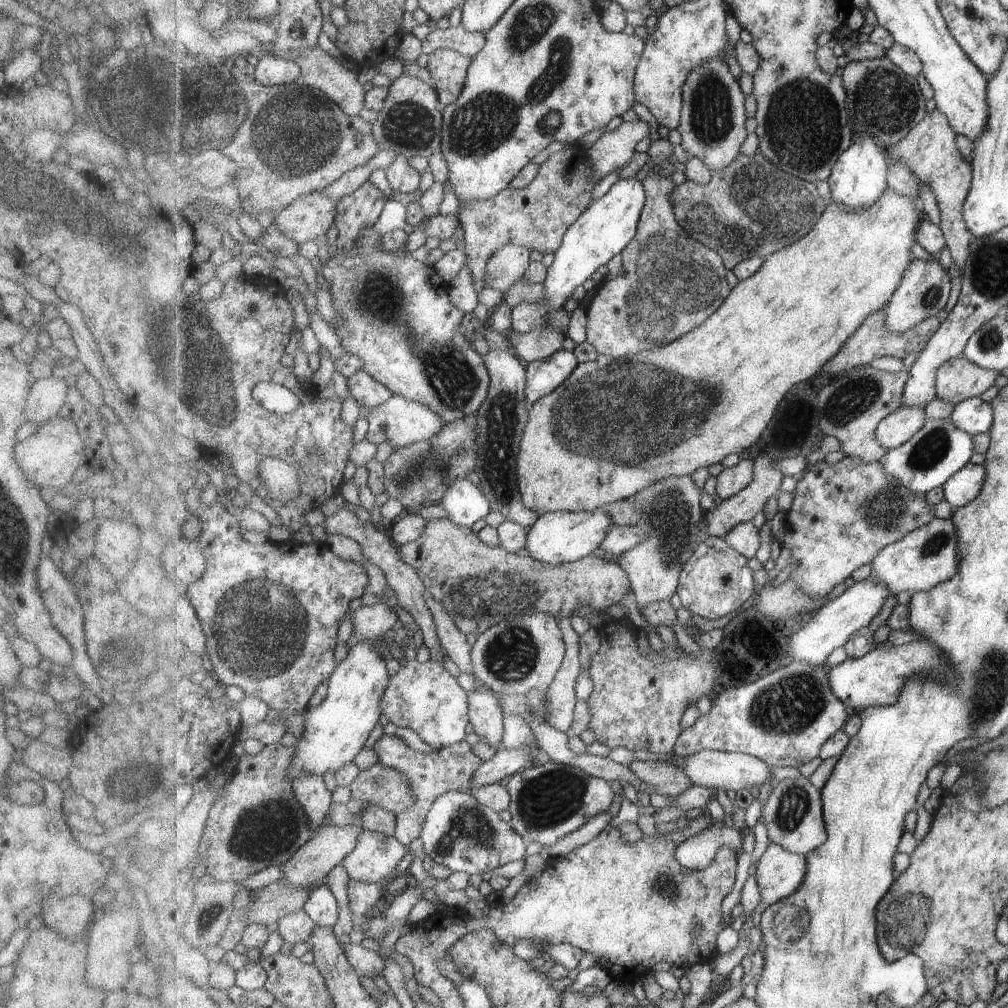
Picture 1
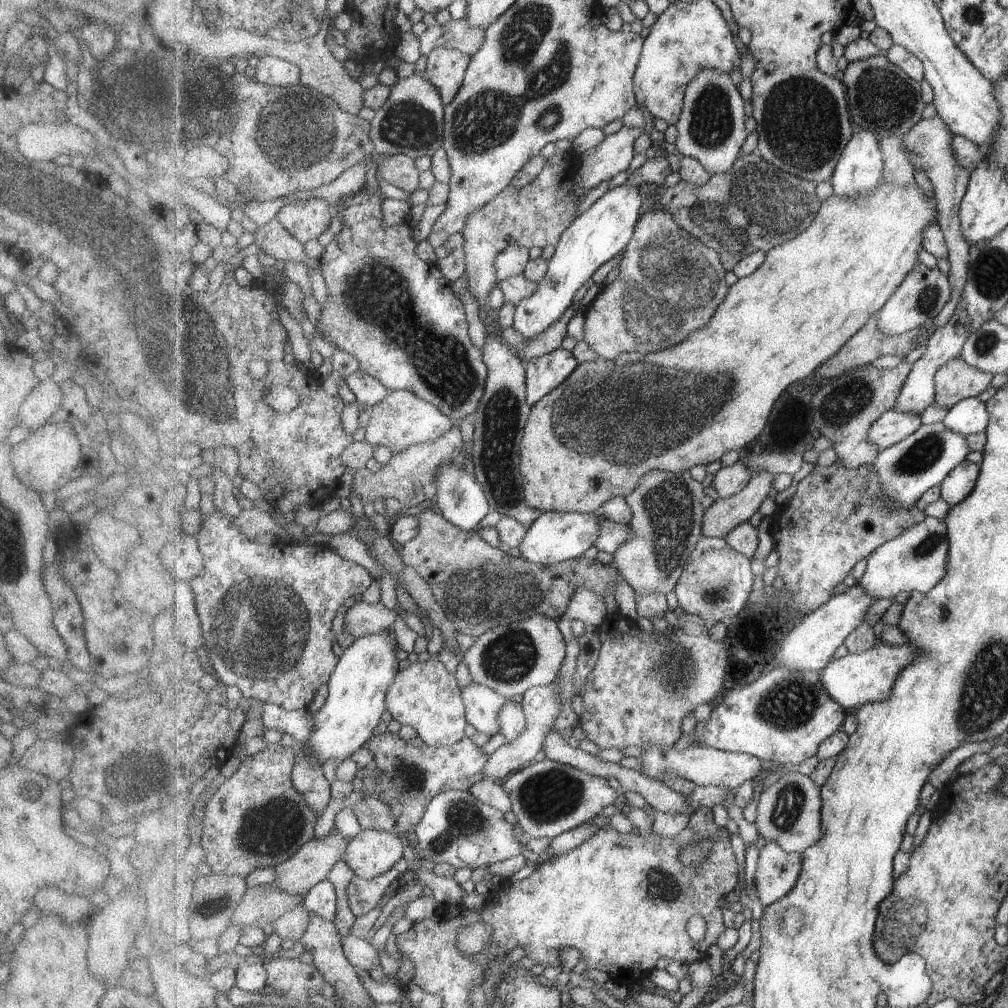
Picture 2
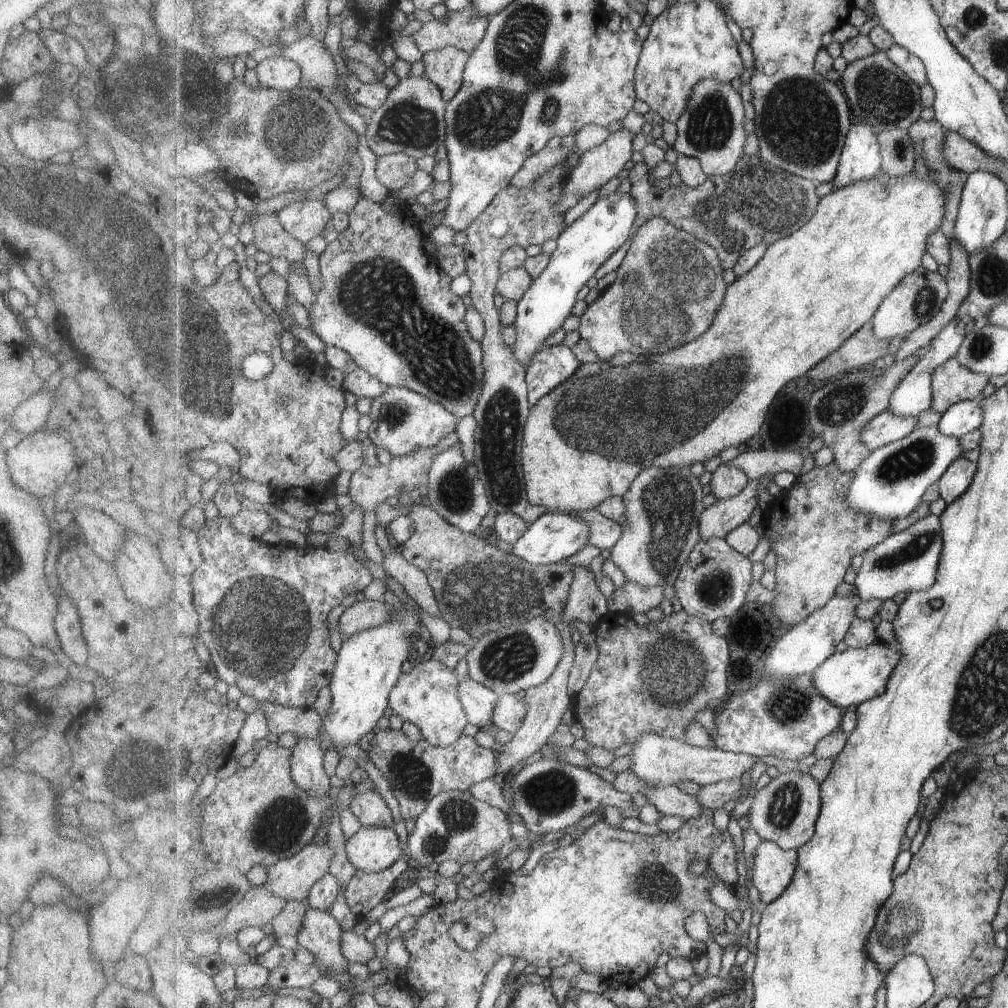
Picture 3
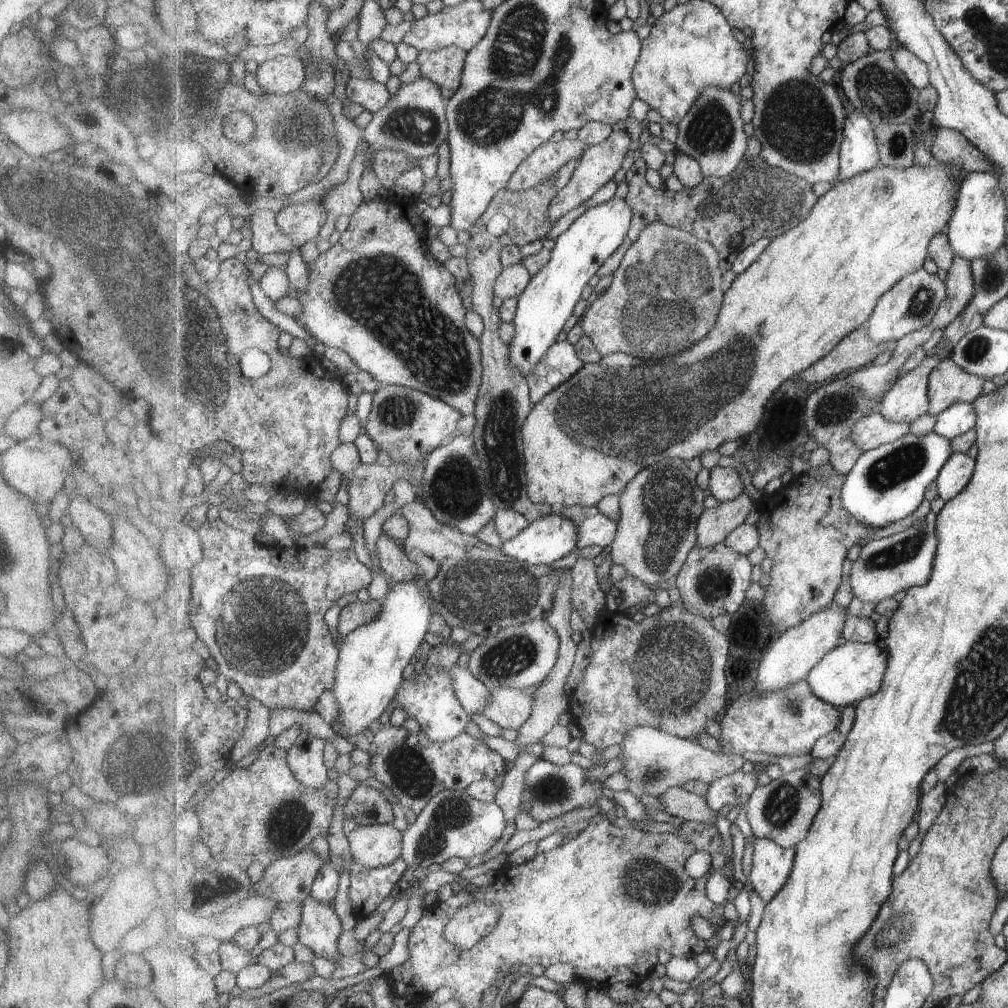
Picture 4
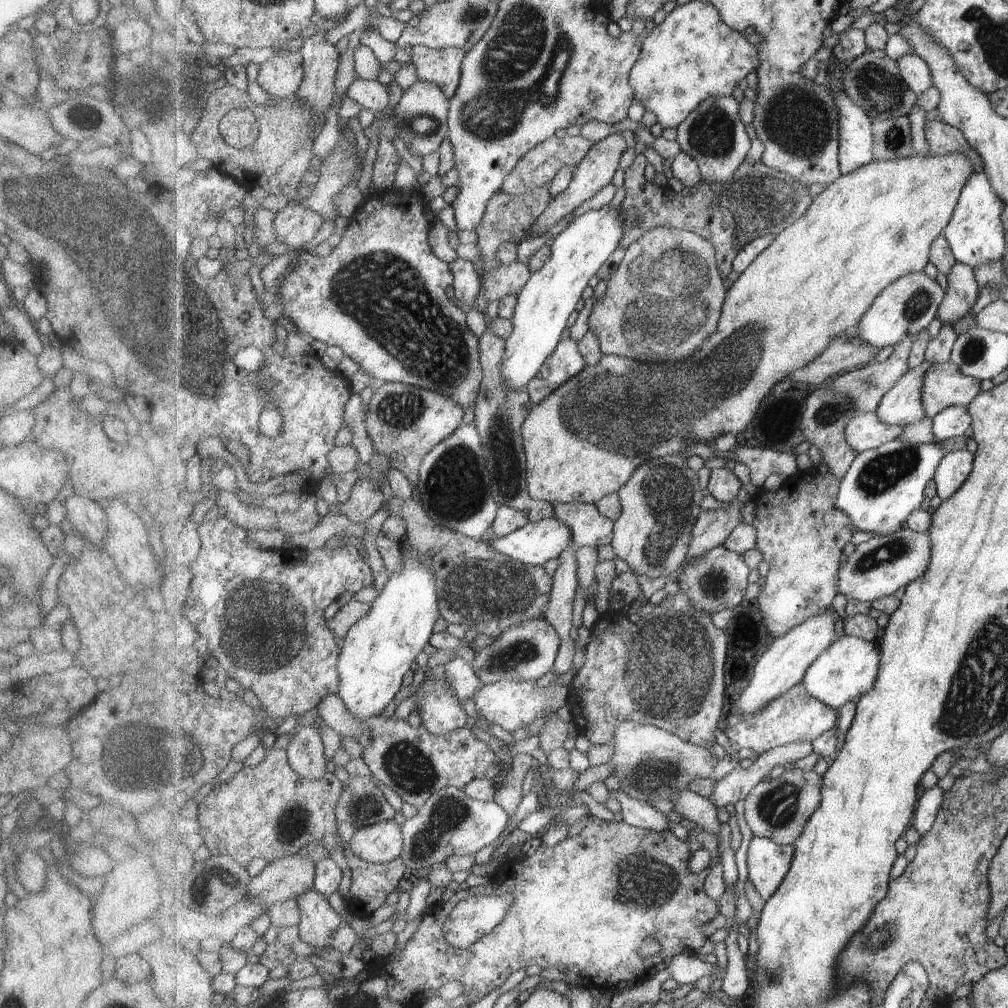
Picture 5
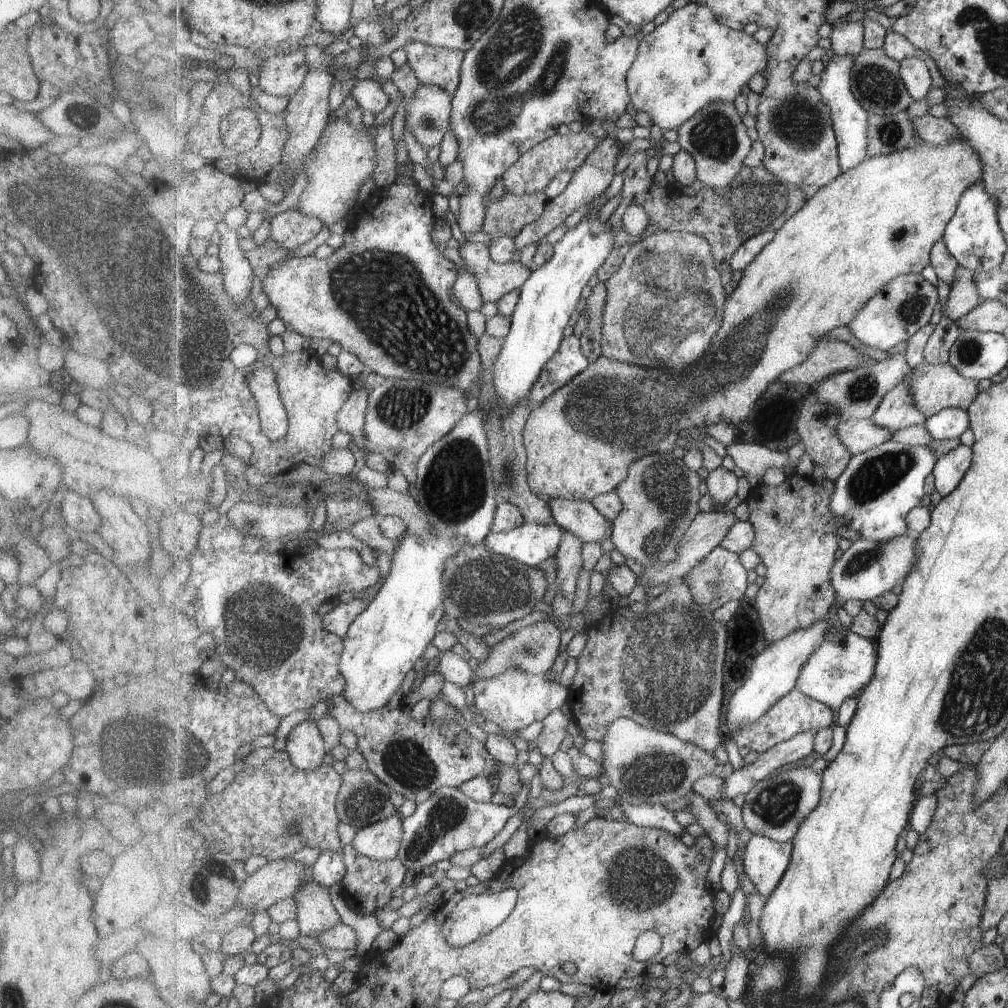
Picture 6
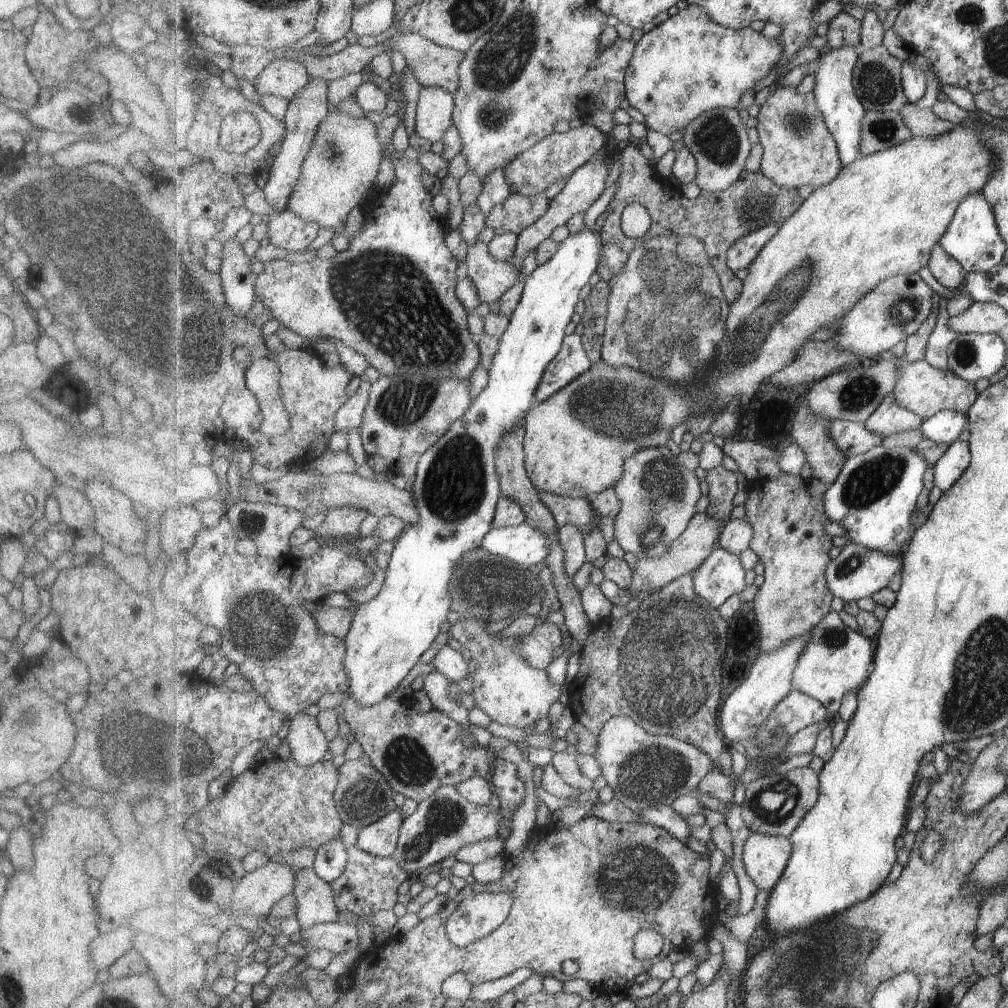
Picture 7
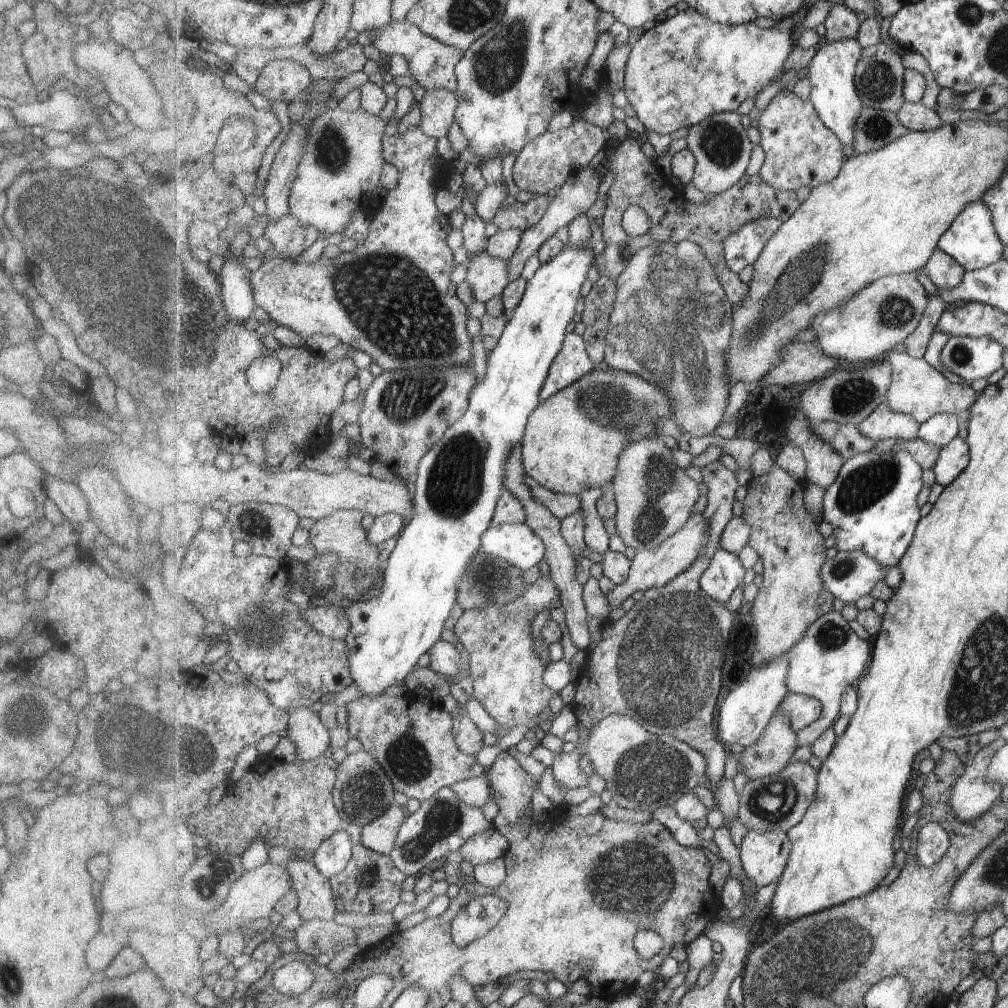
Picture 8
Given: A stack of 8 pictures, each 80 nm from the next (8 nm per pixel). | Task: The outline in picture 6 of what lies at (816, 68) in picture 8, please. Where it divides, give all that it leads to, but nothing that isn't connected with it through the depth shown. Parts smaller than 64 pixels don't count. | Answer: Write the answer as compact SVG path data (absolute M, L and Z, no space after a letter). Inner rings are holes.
M837 55L829 60L829 64L821 72L821 82L818 86L823 100L830 106L834 131L838 140L840 165L843 172L859 166L868 156L868 134L870 112L857 100L852 91L852 70L855 57L851 55Z

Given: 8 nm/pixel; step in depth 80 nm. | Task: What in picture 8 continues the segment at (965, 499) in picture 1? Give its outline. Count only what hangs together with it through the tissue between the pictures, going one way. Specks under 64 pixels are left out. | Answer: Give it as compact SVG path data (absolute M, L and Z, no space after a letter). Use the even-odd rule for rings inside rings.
M955 438L947 446L943 447L937 464L933 470L936 474L936 482L948 487L969 466L970 448L967 440Z

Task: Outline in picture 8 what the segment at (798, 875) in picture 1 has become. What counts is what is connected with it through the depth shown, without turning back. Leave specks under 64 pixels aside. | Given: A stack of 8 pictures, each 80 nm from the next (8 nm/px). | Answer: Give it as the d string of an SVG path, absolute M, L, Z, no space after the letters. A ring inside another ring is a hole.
M749 831L740 846L744 872L758 887L775 884L784 874L792 854L786 832Z

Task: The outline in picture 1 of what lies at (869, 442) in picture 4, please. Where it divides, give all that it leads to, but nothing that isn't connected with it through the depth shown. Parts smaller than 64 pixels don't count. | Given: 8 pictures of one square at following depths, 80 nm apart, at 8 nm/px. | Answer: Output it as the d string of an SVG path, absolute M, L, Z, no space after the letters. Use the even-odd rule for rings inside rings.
M903 406L880 422L876 432L877 438L889 450L899 448L908 443L927 424L928 420L924 407Z

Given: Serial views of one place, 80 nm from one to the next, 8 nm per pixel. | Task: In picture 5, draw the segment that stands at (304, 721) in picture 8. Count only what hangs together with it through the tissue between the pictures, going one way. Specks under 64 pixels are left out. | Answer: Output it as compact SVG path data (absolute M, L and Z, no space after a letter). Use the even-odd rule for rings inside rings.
M313 726L301 727L286 750L289 764L307 780L318 781L328 773L324 739Z

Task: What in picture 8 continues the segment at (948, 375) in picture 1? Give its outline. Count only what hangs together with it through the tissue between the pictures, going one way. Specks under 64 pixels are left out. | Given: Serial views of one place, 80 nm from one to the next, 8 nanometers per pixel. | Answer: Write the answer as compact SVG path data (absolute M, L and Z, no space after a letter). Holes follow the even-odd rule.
M893 350L889 352L888 358L892 364L892 383L886 400L895 412L910 414L921 425L939 413L966 417L979 400L980 393L973 390L971 383L961 384L954 378L946 377L924 358L918 359L905 351L899 354Z

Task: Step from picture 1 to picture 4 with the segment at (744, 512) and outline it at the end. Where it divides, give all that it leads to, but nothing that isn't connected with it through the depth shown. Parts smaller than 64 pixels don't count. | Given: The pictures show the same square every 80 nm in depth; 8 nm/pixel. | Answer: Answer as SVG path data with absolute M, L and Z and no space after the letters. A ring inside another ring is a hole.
M744 492L735 500L719 502L716 507L705 509L697 521L698 545L708 547L724 542L731 532L747 520L753 506L758 504Z

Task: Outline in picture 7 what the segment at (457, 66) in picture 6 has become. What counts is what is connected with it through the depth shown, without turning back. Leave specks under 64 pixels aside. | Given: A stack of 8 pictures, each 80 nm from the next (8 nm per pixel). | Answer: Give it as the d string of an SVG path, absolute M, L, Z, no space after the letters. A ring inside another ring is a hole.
M397 32L386 41L391 51L402 51L406 56L408 68L423 87L441 87L447 92L457 92L460 87L460 64L464 62L466 52L435 44L417 33Z

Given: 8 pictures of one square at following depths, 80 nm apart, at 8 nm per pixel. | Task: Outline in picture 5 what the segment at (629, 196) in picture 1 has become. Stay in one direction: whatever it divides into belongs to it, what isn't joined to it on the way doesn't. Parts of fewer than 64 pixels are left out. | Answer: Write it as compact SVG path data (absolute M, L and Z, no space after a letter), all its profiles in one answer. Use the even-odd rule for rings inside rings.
M611 204L578 216L552 244L552 255L541 270L532 273L527 286L518 294L518 303L512 318L513 334L506 340L502 373L506 383L516 389L525 389L538 375L545 361L562 341L563 330L568 328L569 316L575 312L583 290L596 276L613 252L620 247L625 232L621 207Z

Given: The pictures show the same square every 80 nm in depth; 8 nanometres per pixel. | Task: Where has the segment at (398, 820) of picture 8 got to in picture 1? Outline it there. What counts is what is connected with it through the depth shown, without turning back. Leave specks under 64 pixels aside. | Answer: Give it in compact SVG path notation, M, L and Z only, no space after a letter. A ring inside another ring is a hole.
M363 830L357 843L357 848L340 866L340 870L350 879L355 879L366 883L379 883L383 879L393 877L398 872L400 862L408 854L408 848L401 844L396 837L390 837L373 831Z

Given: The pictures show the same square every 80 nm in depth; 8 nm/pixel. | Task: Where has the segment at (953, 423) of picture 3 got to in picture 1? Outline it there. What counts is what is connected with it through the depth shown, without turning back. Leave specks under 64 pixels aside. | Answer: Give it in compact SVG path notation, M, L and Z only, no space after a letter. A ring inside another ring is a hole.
M971 396L955 404L953 414L949 417L959 428L975 436L990 432L995 422L995 411L990 403L982 401L978 396Z

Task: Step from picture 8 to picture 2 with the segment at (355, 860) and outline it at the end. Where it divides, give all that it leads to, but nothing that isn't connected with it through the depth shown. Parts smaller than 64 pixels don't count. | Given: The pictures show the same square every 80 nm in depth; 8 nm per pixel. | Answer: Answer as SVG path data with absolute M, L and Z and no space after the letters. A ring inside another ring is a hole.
M401 859L391 870L376 879L364 879L352 875L348 895L353 914L355 916L369 914L381 902L381 898L390 895L395 890L397 878L401 878L407 870L409 870L409 862Z

